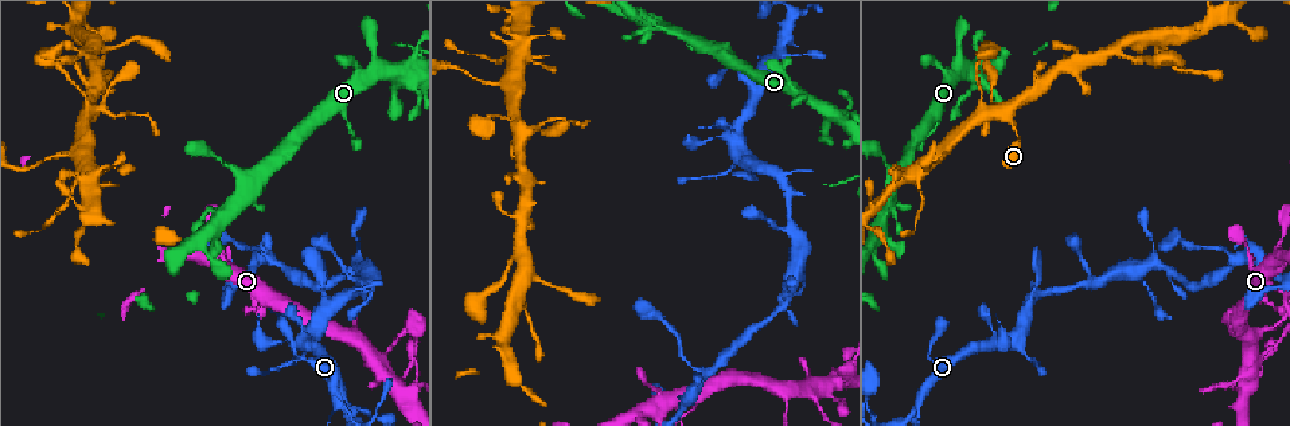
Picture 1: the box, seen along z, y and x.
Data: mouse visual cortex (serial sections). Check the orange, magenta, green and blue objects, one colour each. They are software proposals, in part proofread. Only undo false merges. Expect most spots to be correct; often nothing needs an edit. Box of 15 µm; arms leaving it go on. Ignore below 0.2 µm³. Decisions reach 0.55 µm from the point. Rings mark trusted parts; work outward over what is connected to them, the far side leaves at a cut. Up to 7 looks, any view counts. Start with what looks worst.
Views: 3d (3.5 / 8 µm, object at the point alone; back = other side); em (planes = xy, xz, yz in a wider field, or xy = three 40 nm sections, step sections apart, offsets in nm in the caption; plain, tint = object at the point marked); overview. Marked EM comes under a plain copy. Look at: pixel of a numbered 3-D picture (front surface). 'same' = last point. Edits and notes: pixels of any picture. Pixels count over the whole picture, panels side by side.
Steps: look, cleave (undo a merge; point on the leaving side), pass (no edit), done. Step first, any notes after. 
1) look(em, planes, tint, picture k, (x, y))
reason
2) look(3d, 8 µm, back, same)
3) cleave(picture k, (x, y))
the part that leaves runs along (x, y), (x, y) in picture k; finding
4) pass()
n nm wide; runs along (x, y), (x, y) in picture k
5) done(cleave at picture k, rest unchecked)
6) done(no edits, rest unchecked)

look(3d, 3.5 µm, picture 1, (705, 377))
small branch off a trunk

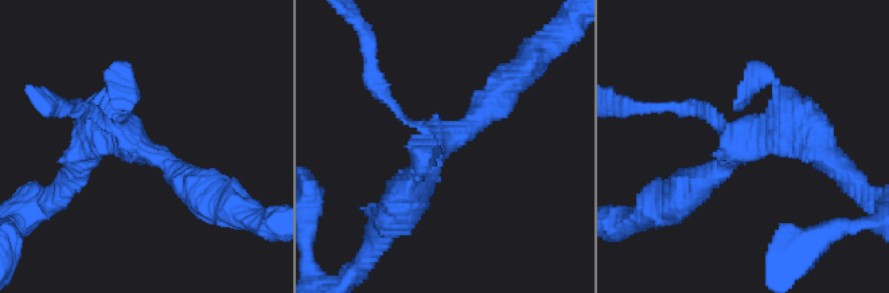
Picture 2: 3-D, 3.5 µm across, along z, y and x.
look(em, xy, step 3, tint, picture 2, (743, 146))
now the EM

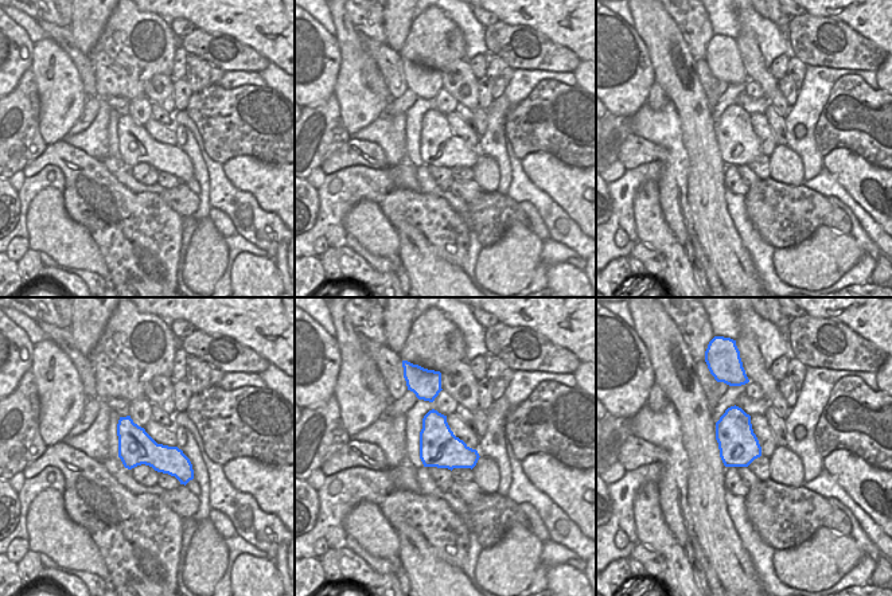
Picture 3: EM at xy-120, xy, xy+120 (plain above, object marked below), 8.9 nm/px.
pass()
runs along (498, 96), (432, 153), (394, 213) in picture 2; all the same cell

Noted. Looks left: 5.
look(3d, 3.5 µm, back, picture 1, (85, 147))
two arms in line, one across

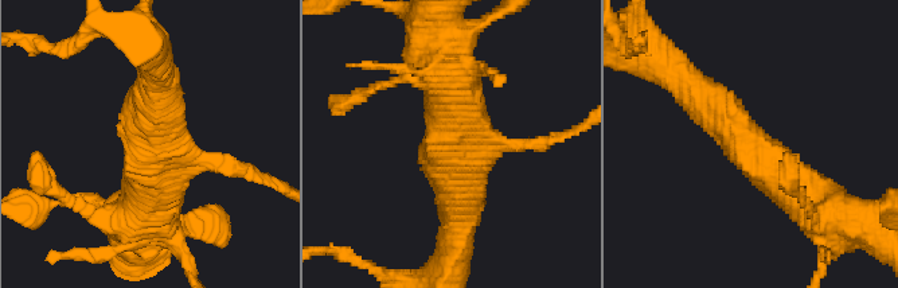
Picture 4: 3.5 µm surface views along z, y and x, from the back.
look(em, xy, step 3, tint, picture 4, (153, 149))
3 arms; arms of 150, 400, 600 nm; shape alone is not enough

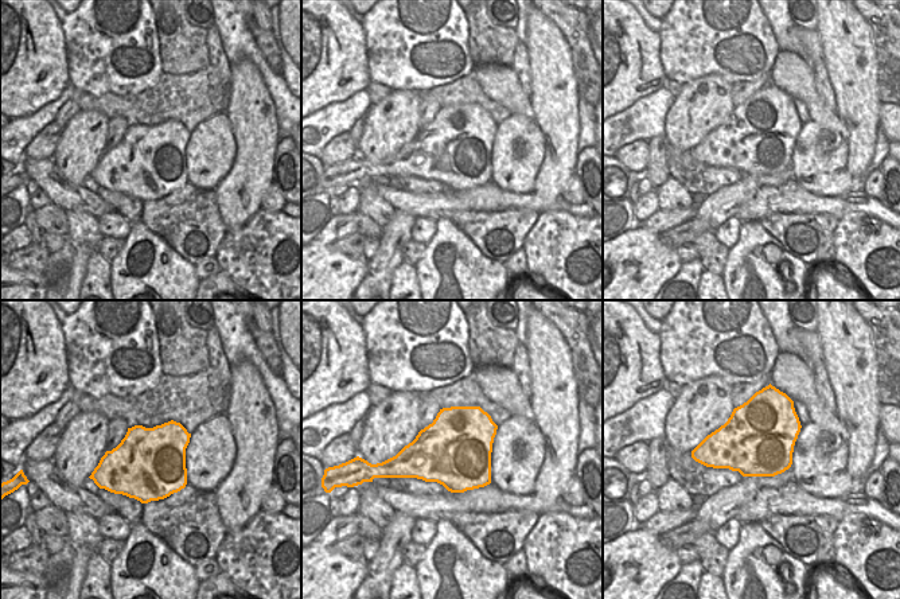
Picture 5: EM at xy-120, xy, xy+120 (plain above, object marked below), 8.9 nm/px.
pass()
continuous, no second cell

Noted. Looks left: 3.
look(em, xy, step 1, tint, picture 1, (980, 67))

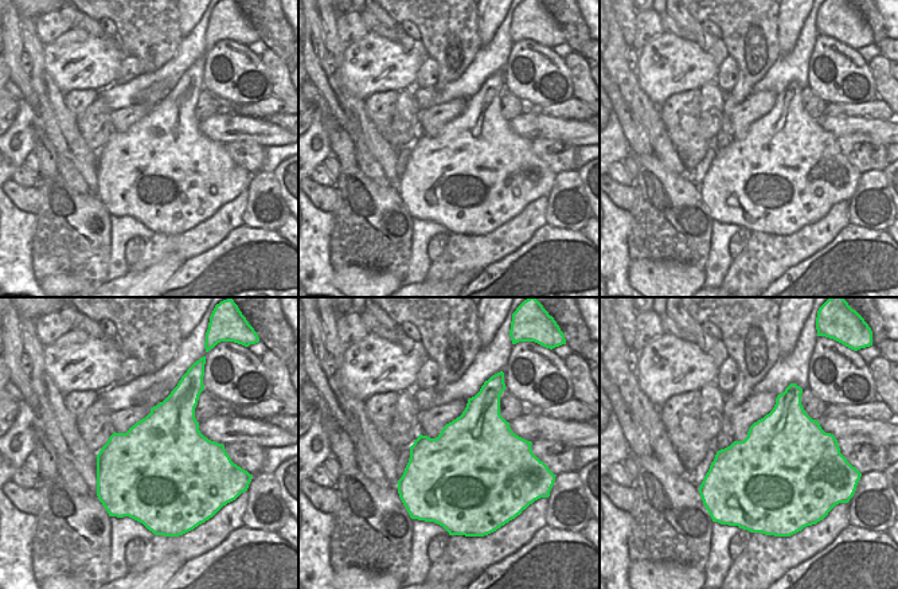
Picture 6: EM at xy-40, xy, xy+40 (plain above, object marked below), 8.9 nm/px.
look(3d, 3.5 µm, same)

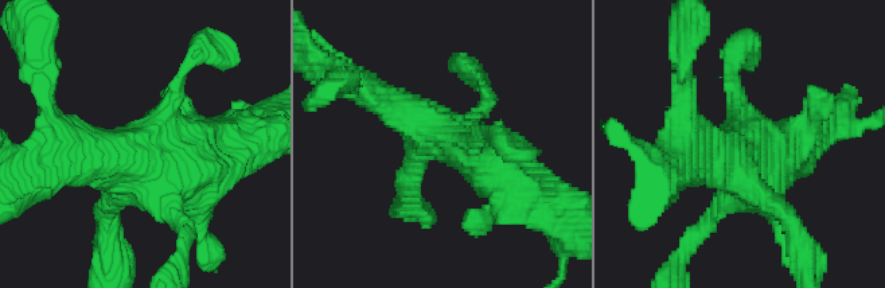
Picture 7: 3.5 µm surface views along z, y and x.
pass()
runs along (379, 96), (475, 151), (511, 195) in picture 7; one cell here

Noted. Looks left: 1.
done(no edits, rest unchecked)

